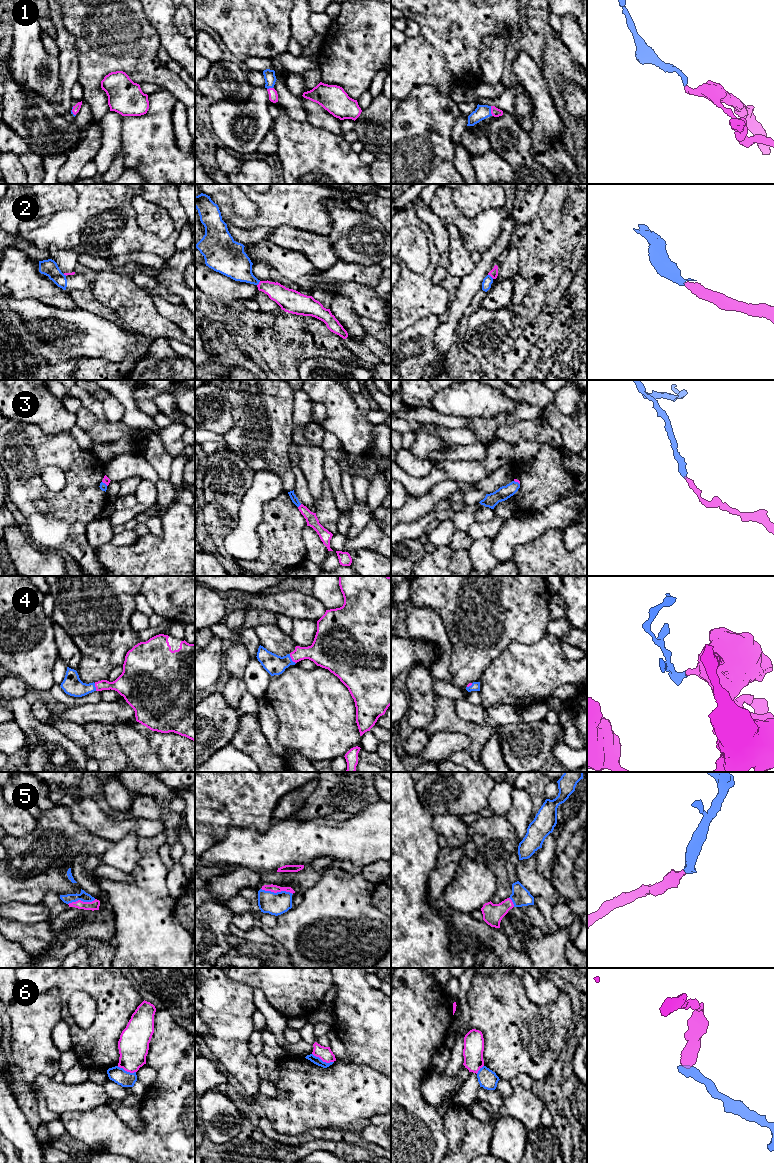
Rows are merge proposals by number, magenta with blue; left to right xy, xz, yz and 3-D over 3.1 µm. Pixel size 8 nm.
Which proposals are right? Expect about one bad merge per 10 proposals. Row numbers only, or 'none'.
1, 2, 3, 4, 5

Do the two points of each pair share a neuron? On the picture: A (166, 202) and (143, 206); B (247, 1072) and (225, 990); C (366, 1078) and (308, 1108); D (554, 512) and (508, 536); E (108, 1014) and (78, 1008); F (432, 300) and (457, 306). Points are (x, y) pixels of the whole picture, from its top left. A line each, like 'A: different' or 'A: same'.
A: different
B: same
C: same
D: same
E: different
F: different

